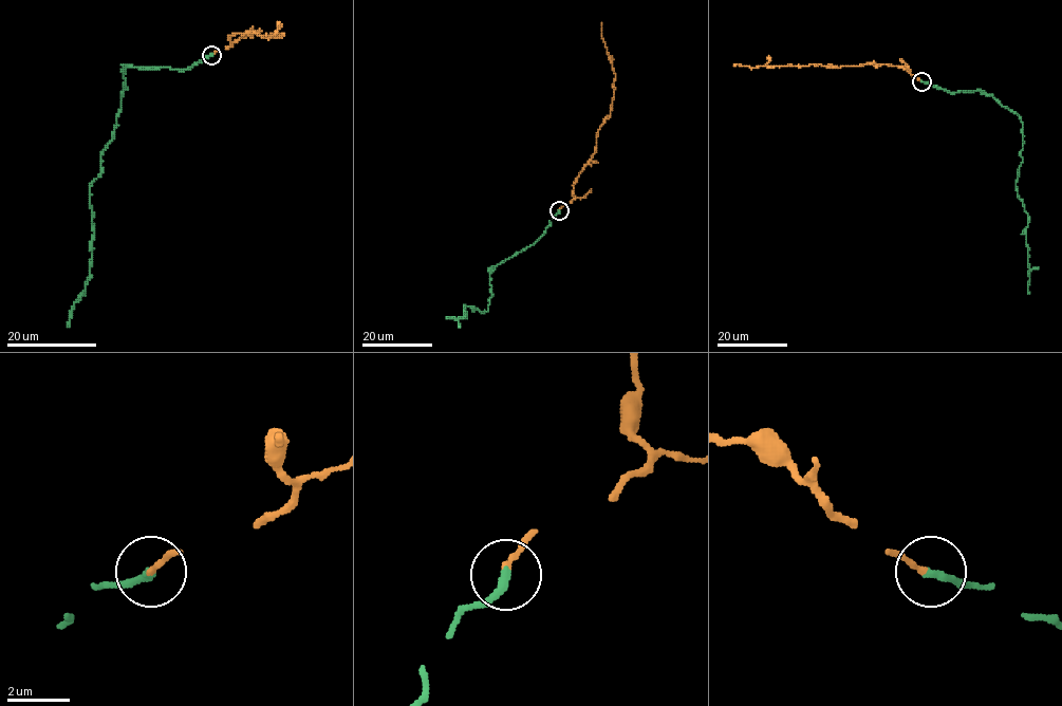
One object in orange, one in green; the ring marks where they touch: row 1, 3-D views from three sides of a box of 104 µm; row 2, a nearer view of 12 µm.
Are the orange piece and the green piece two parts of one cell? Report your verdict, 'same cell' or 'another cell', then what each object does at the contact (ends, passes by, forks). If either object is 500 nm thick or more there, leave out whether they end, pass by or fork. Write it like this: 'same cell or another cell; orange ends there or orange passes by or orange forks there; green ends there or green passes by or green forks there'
same cell; orange ends there; green ends there

